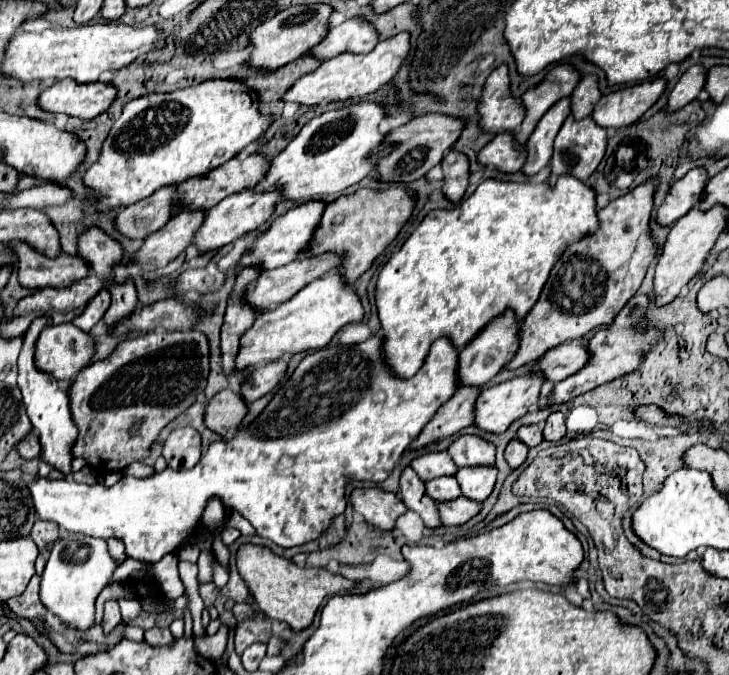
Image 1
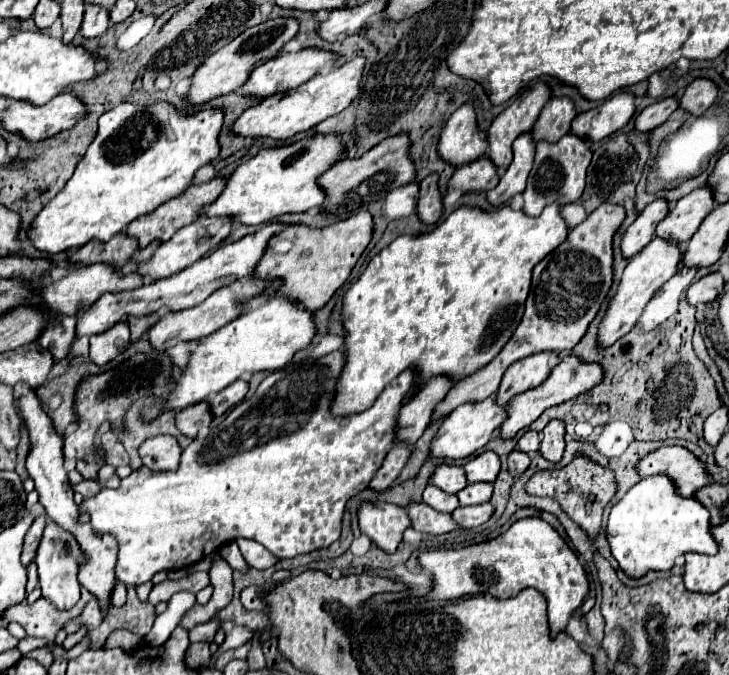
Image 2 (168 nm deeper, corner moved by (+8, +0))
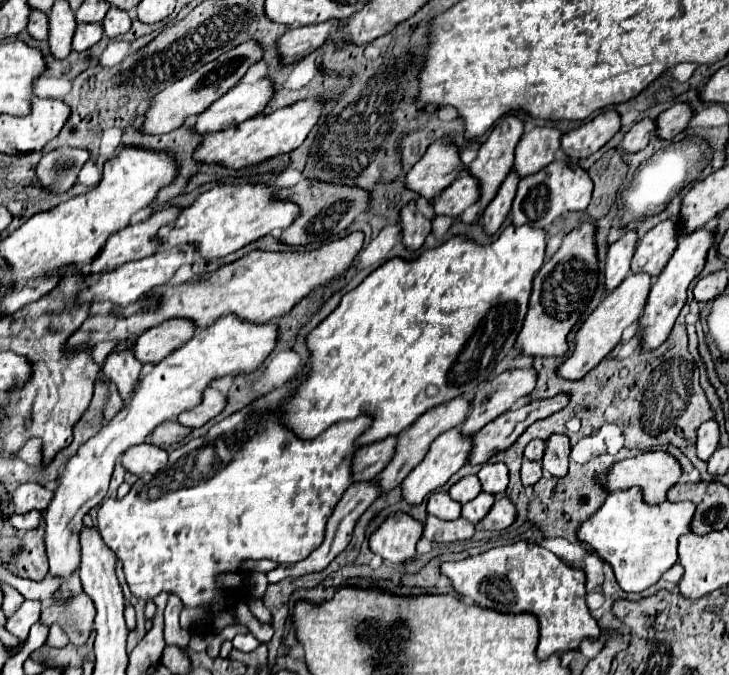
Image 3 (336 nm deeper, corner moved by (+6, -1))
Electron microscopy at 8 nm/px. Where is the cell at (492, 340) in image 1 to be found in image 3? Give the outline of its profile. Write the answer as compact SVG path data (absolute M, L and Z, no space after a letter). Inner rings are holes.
M384 439L382 443L358 449L352 459L352 483L374 479L374 475L390 461L390 451L394 451L394 439Z

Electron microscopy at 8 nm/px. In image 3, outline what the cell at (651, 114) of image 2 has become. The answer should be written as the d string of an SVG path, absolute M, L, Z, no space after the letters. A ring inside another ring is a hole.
M642 119L640 123L636 123L626 135L624 135L624 139L622 139L622 145L618 147L620 151L624 151L624 153L638 153L638 151L642 151L648 143L650 143L650 139L656 135L656 131L654 131L654 121L652 119Z

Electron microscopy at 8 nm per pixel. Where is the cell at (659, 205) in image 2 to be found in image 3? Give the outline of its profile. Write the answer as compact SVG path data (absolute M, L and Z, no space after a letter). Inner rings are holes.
M626 231L622 239L610 245L604 265L604 289L606 293L614 291L630 273L630 255L634 255L636 247L636 231Z

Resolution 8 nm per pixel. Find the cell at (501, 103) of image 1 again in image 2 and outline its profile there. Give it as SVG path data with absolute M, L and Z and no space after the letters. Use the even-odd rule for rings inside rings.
M468 100L446 122L440 134L438 154L450 164L462 166L484 156L486 150L488 136L480 132L474 100Z

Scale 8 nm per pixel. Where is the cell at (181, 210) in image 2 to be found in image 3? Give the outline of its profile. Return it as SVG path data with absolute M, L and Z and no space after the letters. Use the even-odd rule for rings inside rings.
M178 207L160 209L152 213L146 221L138 225L128 225L118 233L110 235L106 245L88 265L88 269L84 269L84 275L102 275L128 261L138 261L156 253L154 243L150 243L150 239L154 239L154 235L158 233L158 227L164 227L166 223L170 223L170 219L174 219L176 213L180 213Z

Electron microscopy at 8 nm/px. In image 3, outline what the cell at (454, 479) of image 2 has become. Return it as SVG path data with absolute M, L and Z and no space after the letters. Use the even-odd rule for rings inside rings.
M468 475L464 479L460 479L456 485L452 485L450 489L450 497L458 503L468 503L472 501L474 497L478 497L478 493L482 491L482 485L480 485L480 479L476 475Z

